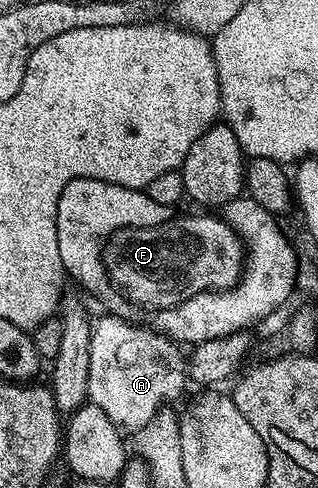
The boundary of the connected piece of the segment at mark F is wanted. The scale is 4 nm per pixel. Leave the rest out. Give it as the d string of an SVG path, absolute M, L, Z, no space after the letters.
M215 214L203 215L207 216L176 215L174 218L166 220L164 224L154 224L153 226L145 226L144 228L122 228L114 232L103 246L103 264L107 268L107 277L111 280L112 285L114 285L122 295L126 296L132 305L138 306L138 304L140 304L143 308L158 310L160 308L175 308L181 302L185 302L189 298L193 298L202 292L223 292L226 288L232 288L233 285L238 284L239 277L243 274L243 266L245 263L245 249L242 240L240 240L239 235L227 225L226 220Z

